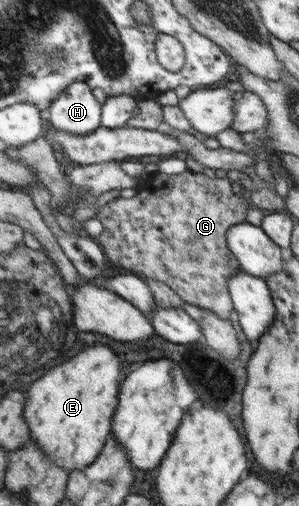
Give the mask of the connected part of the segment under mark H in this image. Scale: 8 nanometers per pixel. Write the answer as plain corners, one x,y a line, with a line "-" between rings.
75,81
62,91
48,115
50,127
72,135
88,135
101,126
100,103
83,81

